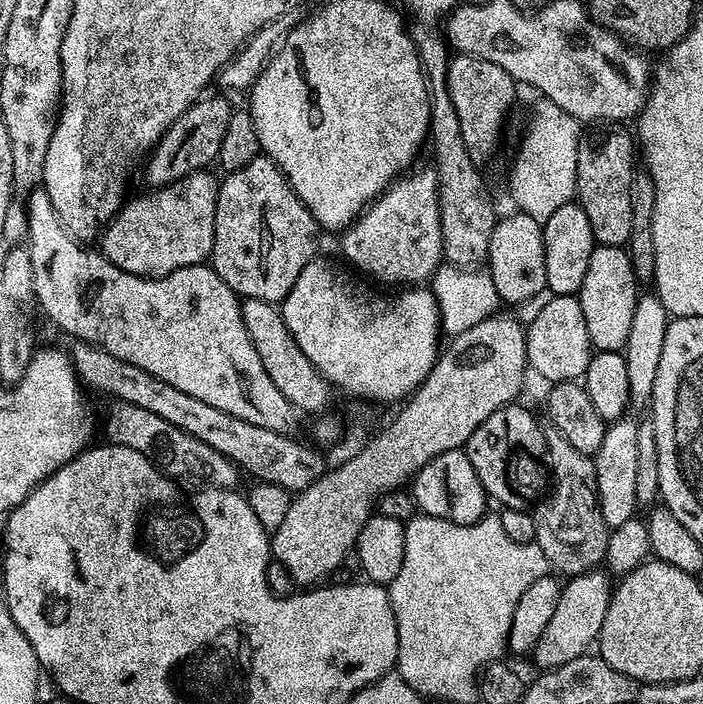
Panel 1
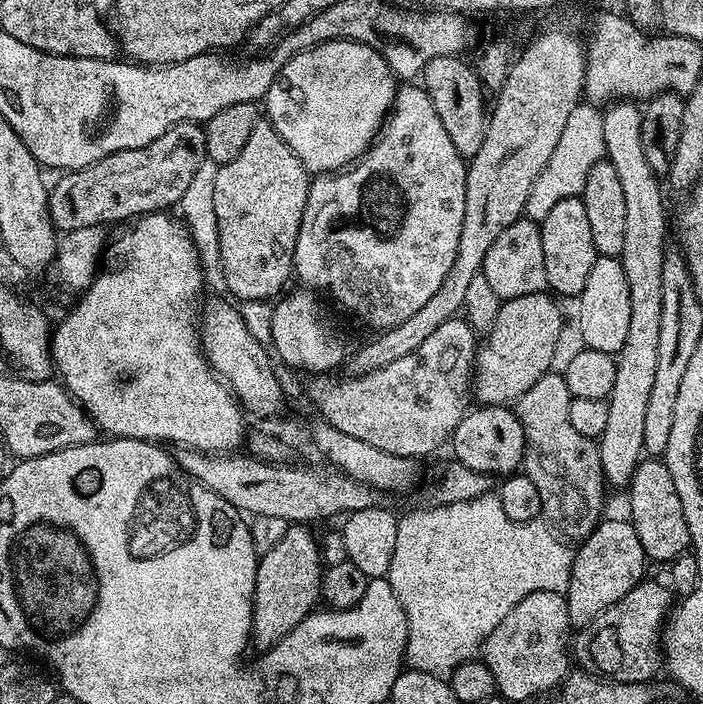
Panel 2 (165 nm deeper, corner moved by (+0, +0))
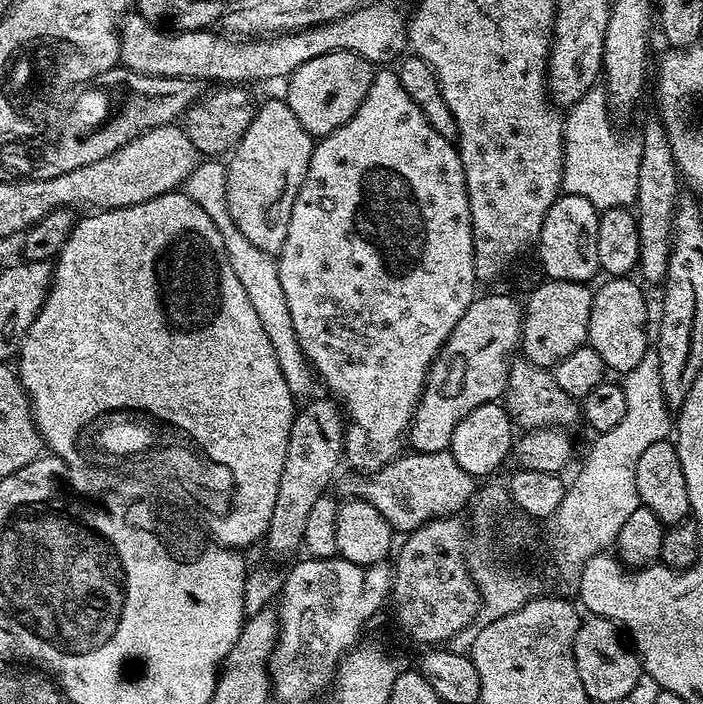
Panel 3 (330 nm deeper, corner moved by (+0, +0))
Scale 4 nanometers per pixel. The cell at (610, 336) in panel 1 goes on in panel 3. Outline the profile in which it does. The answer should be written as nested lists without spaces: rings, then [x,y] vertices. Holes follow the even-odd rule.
[[[608,278],[605,284],[595,289],[590,310],[590,326],[588,327],[588,344],[598,350],[598,358],[602,358],[605,369],[612,368],[619,374],[627,374],[642,362],[642,354],[650,351],[650,328],[648,332],[648,304],[644,294],[632,278]]]

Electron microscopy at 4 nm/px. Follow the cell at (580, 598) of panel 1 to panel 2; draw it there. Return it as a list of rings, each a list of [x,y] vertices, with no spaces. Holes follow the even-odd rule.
[[[601,519],[596,529],[585,540],[579,541],[575,549],[566,593],[568,622],[573,629],[587,629],[601,614],[610,610],[614,602],[626,598],[626,594],[645,579],[646,557],[642,542],[638,542],[638,530],[634,530],[631,519],[623,519]]]

